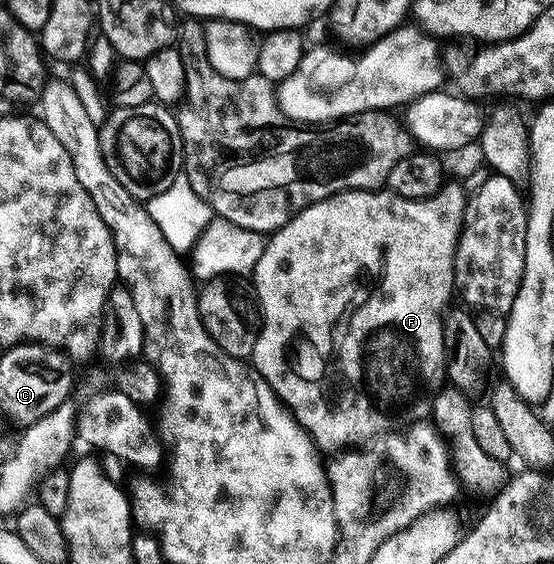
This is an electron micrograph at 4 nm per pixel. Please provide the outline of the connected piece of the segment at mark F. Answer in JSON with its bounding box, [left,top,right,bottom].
[251,184,467,456]

